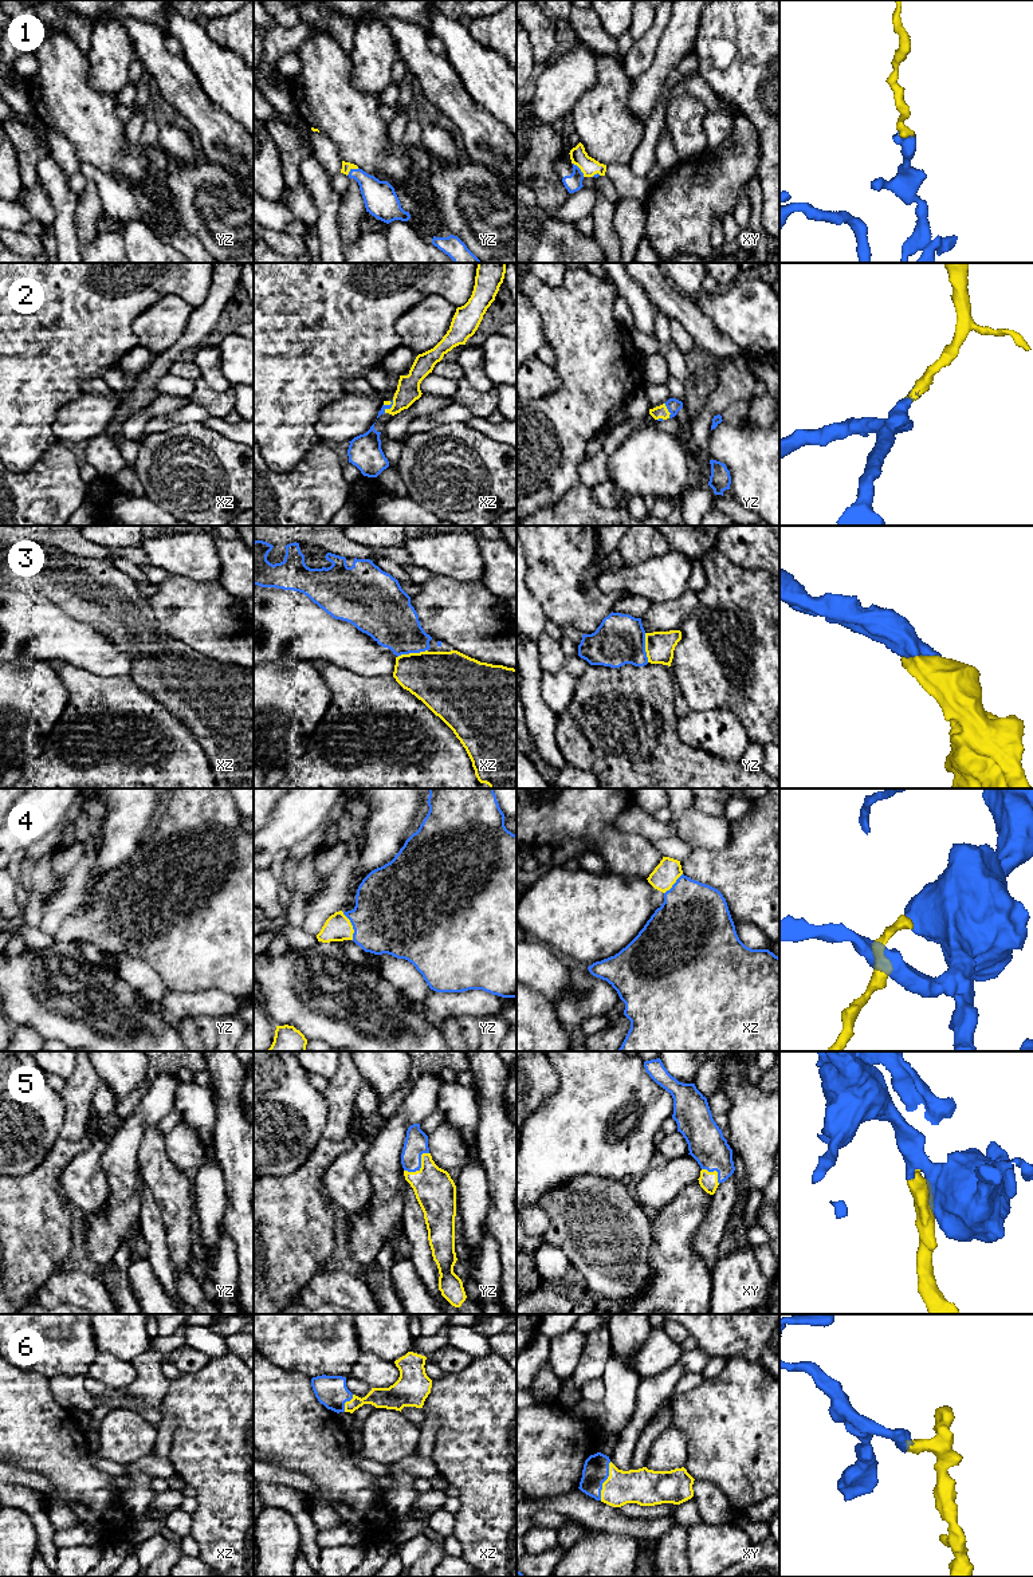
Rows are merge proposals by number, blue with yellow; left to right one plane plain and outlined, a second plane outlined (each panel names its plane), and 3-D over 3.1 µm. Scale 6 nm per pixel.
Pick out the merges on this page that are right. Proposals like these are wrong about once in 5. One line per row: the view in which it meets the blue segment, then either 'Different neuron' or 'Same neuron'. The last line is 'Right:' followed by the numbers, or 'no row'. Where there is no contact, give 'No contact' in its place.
1: Touches blue in xy. Same neuron
2: Touches blue in yz. Same neuron
3: Touches blue in xz. Same neuron
4: Touches blue in yz. Same neuron
5: Touches blue in yz. Same neuron
6: Touches blue in xy. Same neuron
Right: 1, 2, 3, 4, 5, 6

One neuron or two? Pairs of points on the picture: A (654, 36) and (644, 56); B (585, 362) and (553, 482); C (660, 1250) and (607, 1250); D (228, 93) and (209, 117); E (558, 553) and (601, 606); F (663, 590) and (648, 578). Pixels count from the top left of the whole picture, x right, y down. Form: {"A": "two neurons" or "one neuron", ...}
{"A": "one neuron", "B": "one neuron", "C": "two neurons", "D": "two neurons", "E": "one neuron", "F": "one neuron"}

